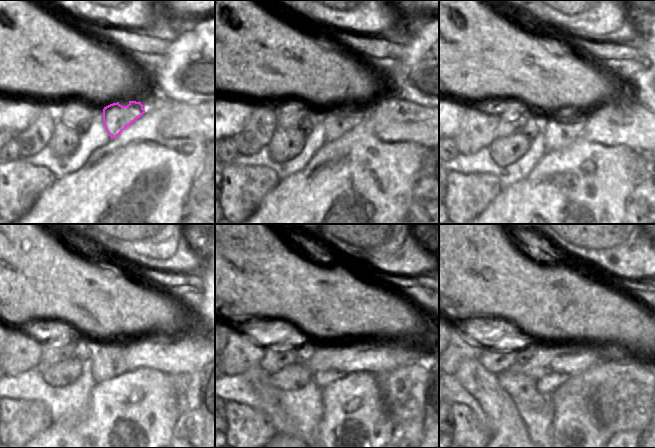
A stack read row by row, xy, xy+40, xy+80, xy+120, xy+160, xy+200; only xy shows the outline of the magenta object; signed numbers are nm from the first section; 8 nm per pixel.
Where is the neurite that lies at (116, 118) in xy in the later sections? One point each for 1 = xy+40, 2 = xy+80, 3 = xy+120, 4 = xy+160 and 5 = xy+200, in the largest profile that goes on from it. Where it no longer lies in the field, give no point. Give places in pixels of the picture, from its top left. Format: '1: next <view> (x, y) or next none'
1: next xy+40 (336, 122)
2: next xy+80 (559, 134)
3: next xy+120 (109, 363)
4: next xy+160 (322, 379)
5: next xy+200 (546, 386)

